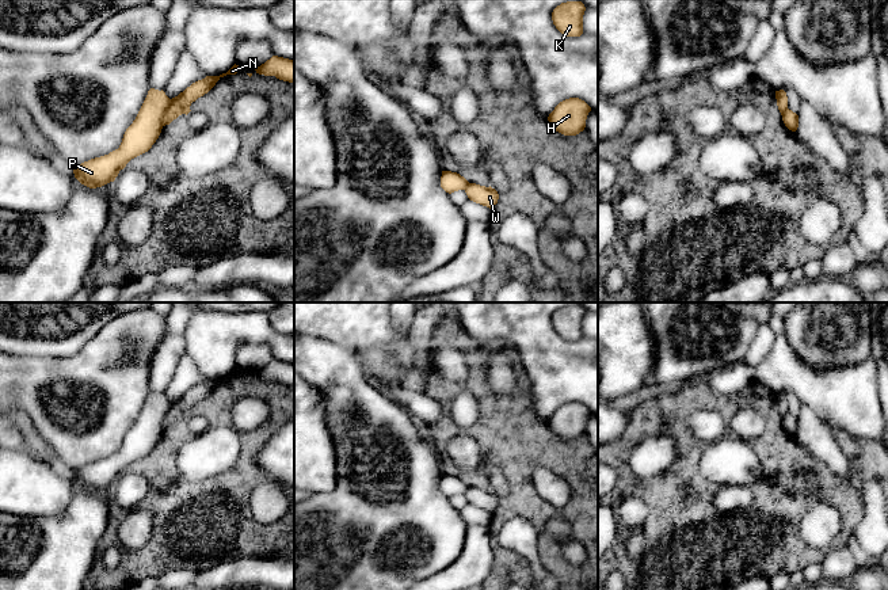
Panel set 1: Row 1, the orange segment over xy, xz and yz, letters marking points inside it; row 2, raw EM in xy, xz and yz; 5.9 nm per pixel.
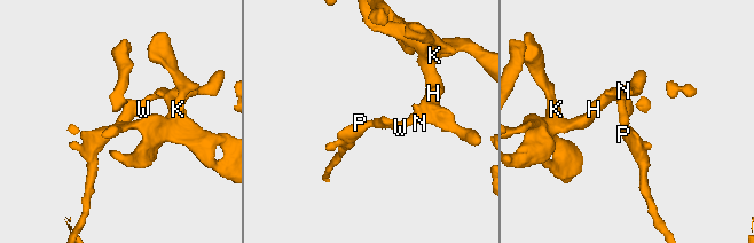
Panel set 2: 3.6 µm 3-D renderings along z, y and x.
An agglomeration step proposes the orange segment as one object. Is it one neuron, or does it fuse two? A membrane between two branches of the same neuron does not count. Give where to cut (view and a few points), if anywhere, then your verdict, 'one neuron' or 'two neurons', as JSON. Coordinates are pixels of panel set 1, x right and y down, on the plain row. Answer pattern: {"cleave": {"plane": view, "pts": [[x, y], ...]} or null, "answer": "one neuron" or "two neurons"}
{"cleave": {"plane": "xy", "pts": [[171, 403], [163, 418], [162, 429]]}, "answer": "two neurons"}

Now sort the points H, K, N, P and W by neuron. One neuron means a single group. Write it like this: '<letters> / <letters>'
H K N W / P

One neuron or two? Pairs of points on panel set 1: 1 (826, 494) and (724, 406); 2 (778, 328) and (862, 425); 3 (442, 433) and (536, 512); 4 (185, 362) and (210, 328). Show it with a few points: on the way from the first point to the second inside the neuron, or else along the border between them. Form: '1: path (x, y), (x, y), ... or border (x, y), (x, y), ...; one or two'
1: path (795, 463), (786, 455), (778, 422), (755, 402); one
2: path (782, 354), (816, 388), (830, 392), (837, 399); one
3: path (472, 431), (480, 431), (518, 469), (519, 482); one
4: border (186, 351), (205, 380); two

